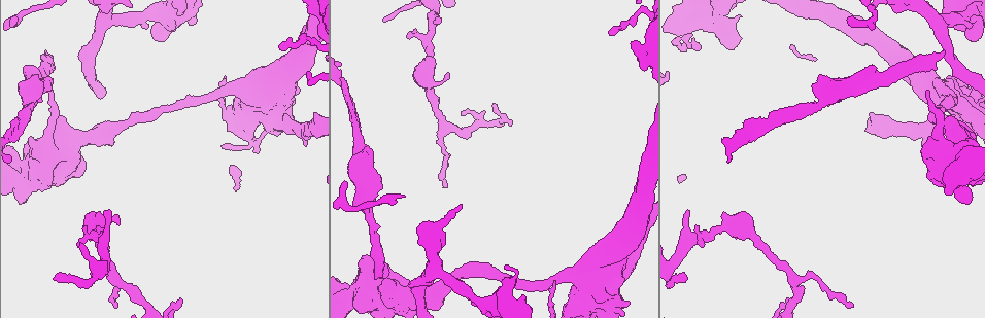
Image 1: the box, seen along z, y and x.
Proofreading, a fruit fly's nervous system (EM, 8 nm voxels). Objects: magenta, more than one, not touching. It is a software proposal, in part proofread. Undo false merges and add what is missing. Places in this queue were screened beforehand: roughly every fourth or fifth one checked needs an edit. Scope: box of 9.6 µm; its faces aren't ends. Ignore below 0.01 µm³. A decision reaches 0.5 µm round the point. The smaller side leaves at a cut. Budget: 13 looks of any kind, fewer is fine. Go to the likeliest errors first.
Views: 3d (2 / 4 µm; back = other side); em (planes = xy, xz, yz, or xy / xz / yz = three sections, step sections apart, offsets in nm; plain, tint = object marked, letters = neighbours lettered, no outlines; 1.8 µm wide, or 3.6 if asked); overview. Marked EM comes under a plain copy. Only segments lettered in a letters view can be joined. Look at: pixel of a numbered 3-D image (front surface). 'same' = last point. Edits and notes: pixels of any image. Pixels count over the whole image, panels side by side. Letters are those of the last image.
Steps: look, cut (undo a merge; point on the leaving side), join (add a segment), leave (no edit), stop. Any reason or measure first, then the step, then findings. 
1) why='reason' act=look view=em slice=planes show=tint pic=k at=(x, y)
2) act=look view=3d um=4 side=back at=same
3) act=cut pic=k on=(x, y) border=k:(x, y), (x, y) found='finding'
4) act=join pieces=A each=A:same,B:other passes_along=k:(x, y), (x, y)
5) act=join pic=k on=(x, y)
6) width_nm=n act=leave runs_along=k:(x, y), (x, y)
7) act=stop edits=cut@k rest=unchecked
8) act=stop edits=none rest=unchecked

act=look view=3d um=4 pic=1 at=(44, 149)

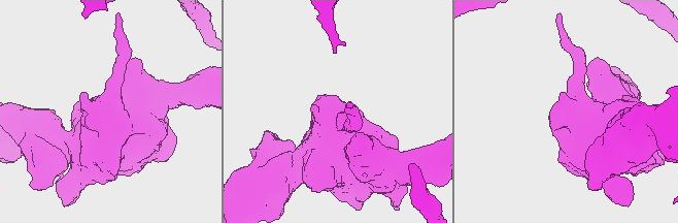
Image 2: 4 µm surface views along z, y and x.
why='now the EM' act=look view=em slice=planes show=tint pic=2 at=(104, 119)

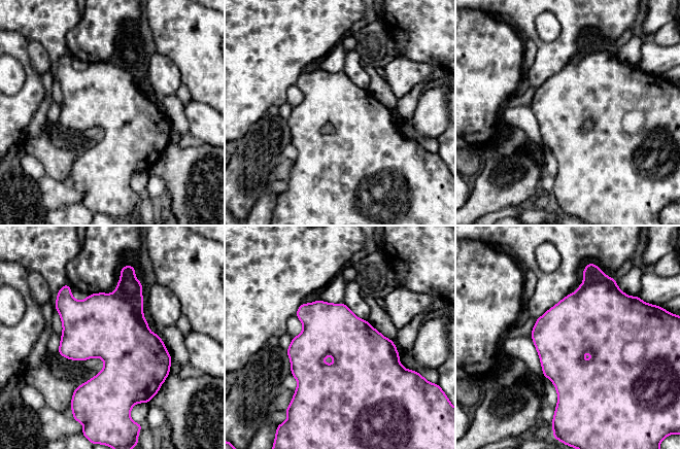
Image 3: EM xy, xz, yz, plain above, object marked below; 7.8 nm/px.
why='see the neighbours' act=look view=em slice=planes show=letters at=same

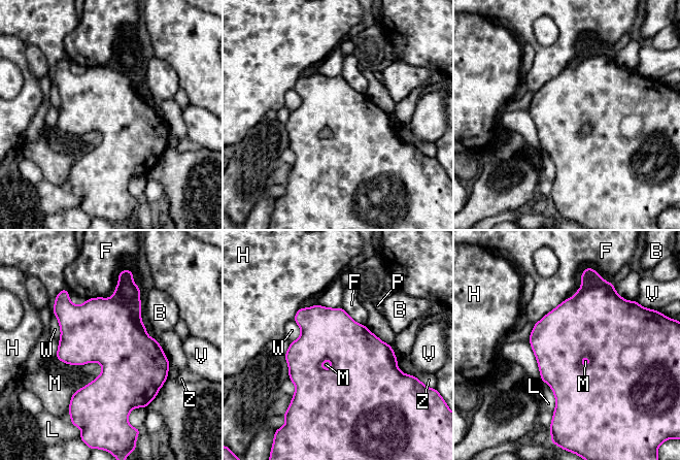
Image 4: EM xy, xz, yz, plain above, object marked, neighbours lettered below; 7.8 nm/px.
longest_contact=F:550nm act=leave each=B:other,F:other,H:other,L:other,M:other,P:other,V:other,W:other,Z:other found='all the same neuron'

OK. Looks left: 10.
why='abrupt turn' act=look view=em um=3.6 slice=xz step=4 show=tint pic=1 at=(278, 120)

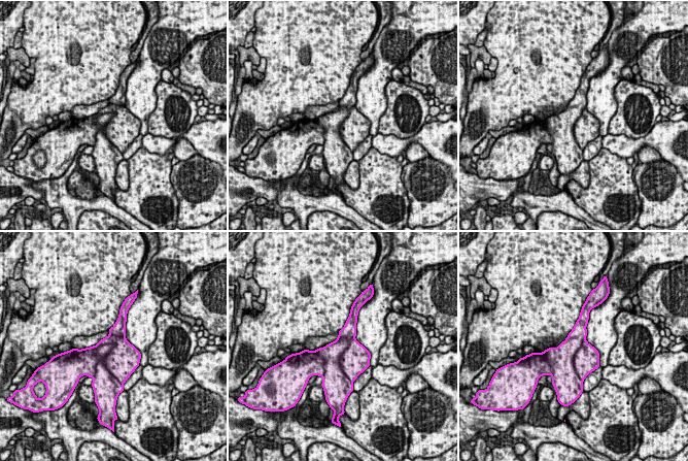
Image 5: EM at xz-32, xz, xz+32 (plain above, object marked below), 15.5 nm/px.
why='cut it another way' act=look view=em um=3.6 slice=planes show=letters at=same

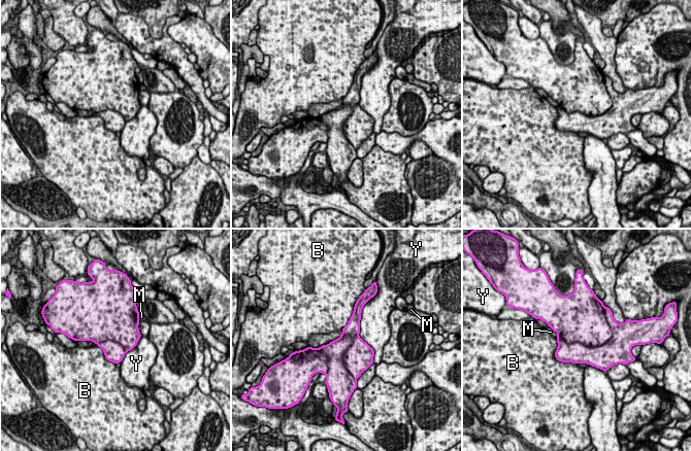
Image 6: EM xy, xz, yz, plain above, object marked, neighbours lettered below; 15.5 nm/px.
width_nm=600 act=cut pic=6 on=(577, 352) each=B:other,M:other,Y:other part_leaving=6:(356, 316), (338, 348), (346, 374) found='two neurons meet here'

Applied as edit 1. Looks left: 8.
why='redraw' act=look view=overview

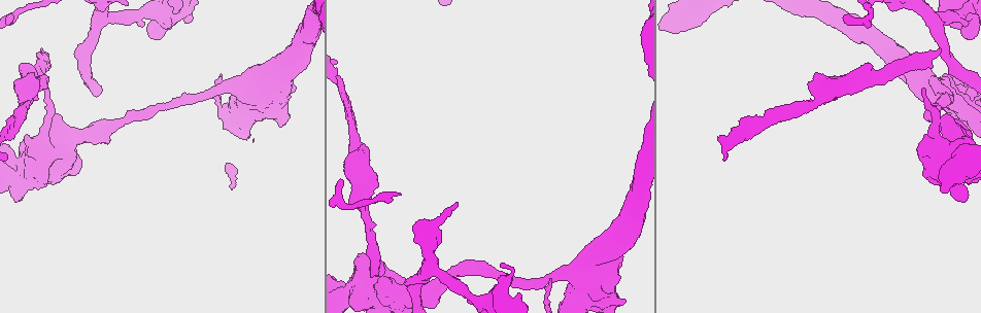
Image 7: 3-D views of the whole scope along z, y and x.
why='free end' act=look view=3d um=2 pic=7 at=(938, 50)

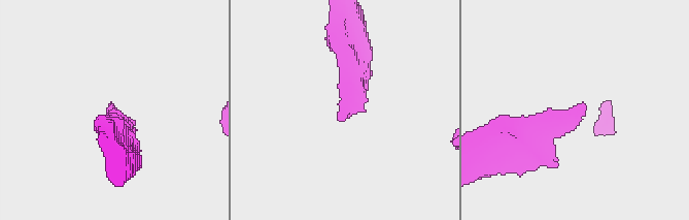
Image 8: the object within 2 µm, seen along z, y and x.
act=look view=em slice=planes show=tint pic=8 at=(341, 115)

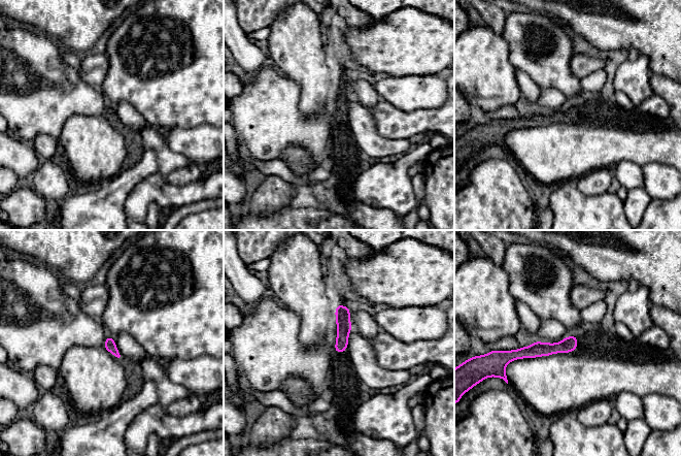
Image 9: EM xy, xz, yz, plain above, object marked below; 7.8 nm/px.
act=look view=em slice=planes show=letters at=same

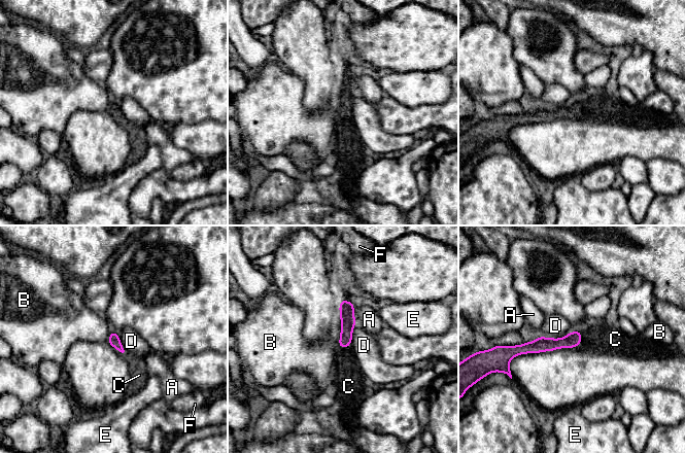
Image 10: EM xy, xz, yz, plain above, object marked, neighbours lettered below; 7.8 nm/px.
longest_contact=D:200nm act=join pieces=C each=A:other,B:other,C:same,D:other,E:other,F:other passes_along=10:(113, 340), (125, 353), (139, 375) found='it goes on there'

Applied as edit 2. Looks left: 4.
act=stop edits=cut@6,join@10 rest=unchecked

